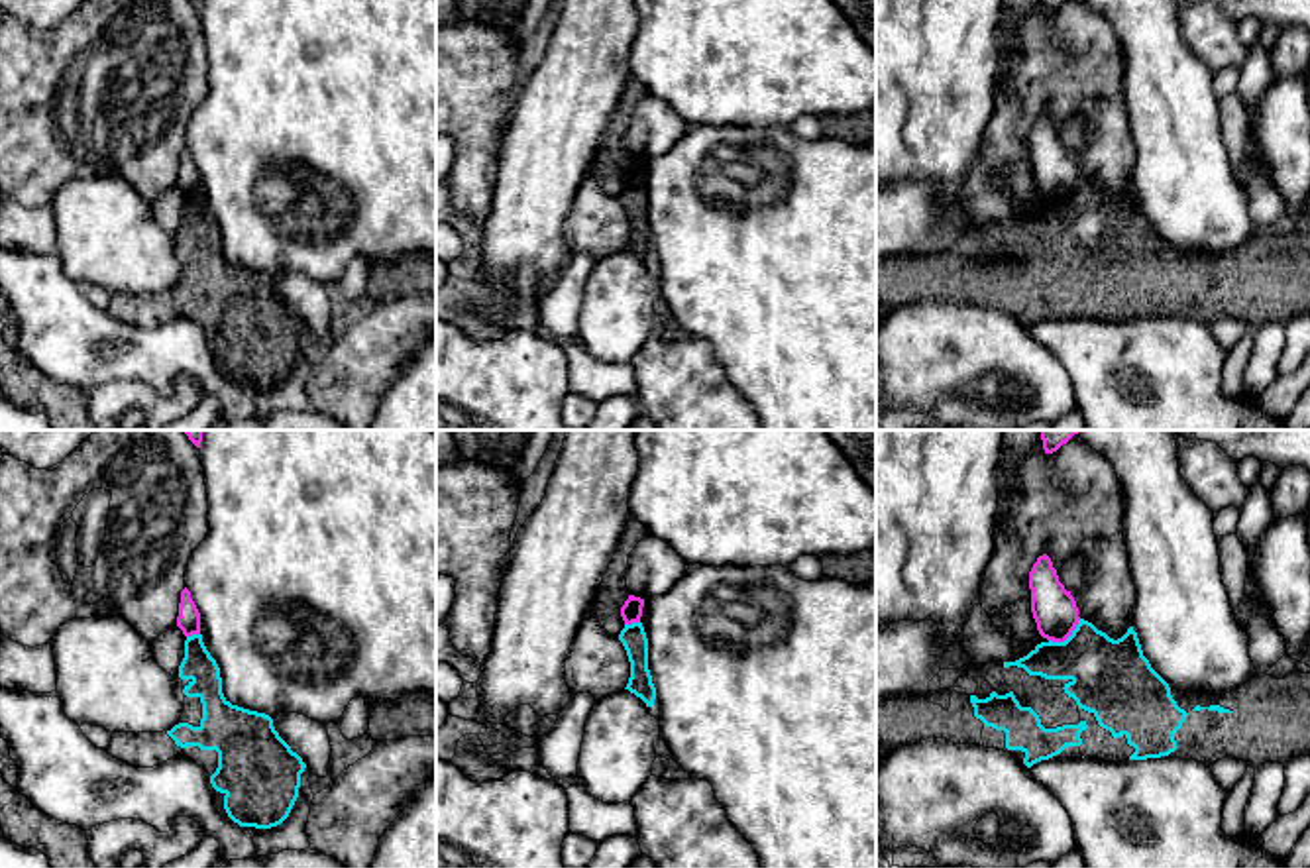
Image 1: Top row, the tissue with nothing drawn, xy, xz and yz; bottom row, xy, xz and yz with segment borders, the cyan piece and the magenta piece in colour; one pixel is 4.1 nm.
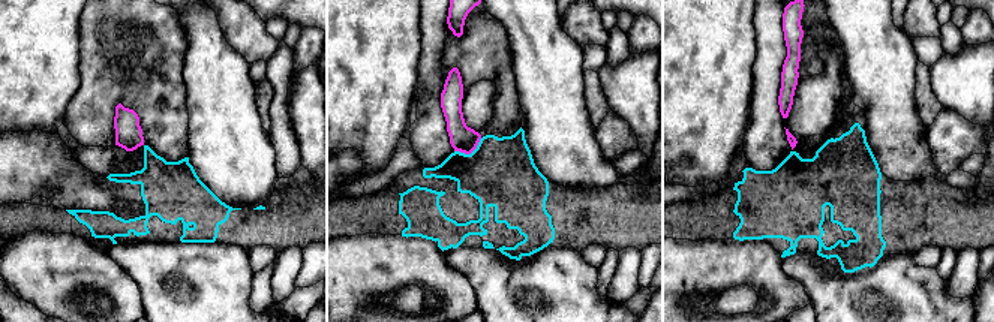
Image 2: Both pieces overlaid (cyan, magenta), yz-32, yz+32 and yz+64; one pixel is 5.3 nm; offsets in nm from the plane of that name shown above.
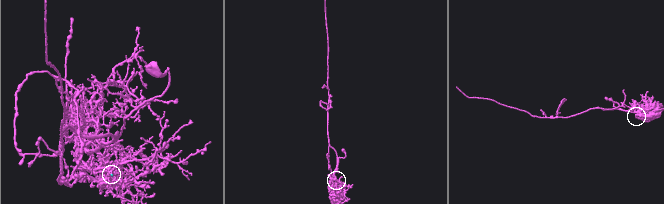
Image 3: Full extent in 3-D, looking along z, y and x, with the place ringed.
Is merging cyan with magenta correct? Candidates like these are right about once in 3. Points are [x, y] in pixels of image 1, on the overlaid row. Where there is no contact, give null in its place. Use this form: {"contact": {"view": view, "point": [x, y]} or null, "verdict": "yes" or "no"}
{"contact": {"view": "yz", "point": [1069, 637]}, "verdict": "no"}

